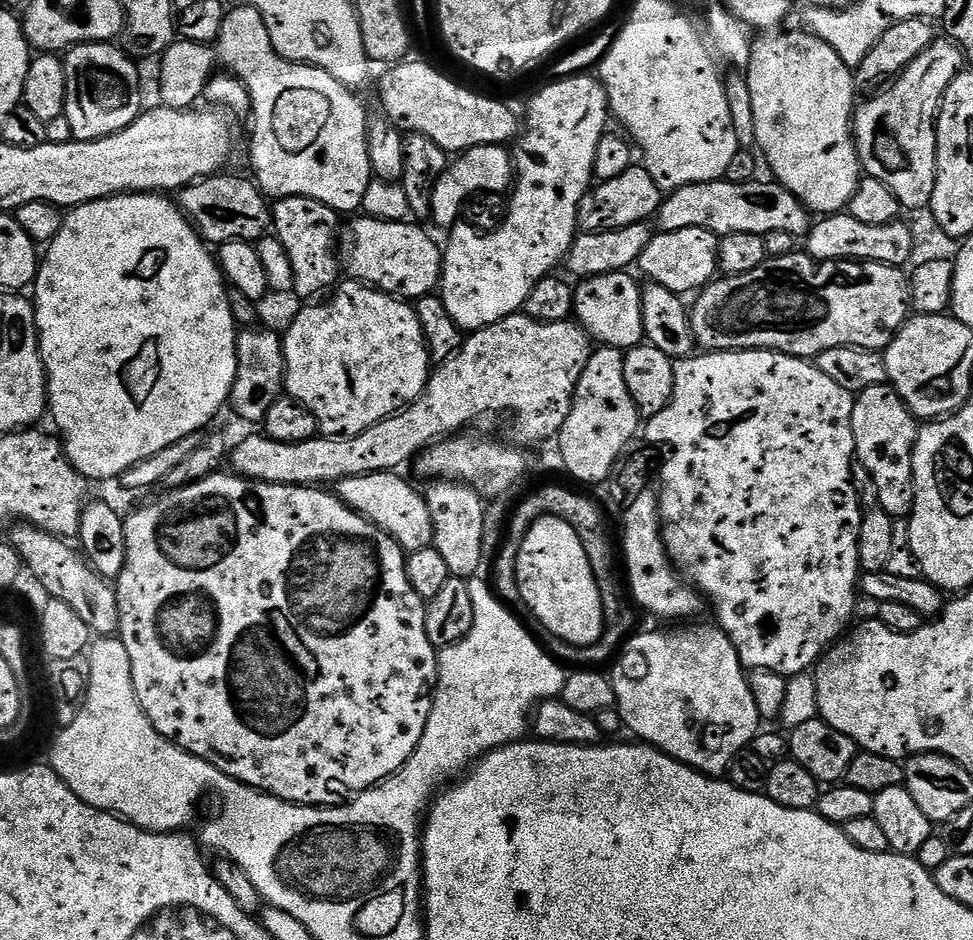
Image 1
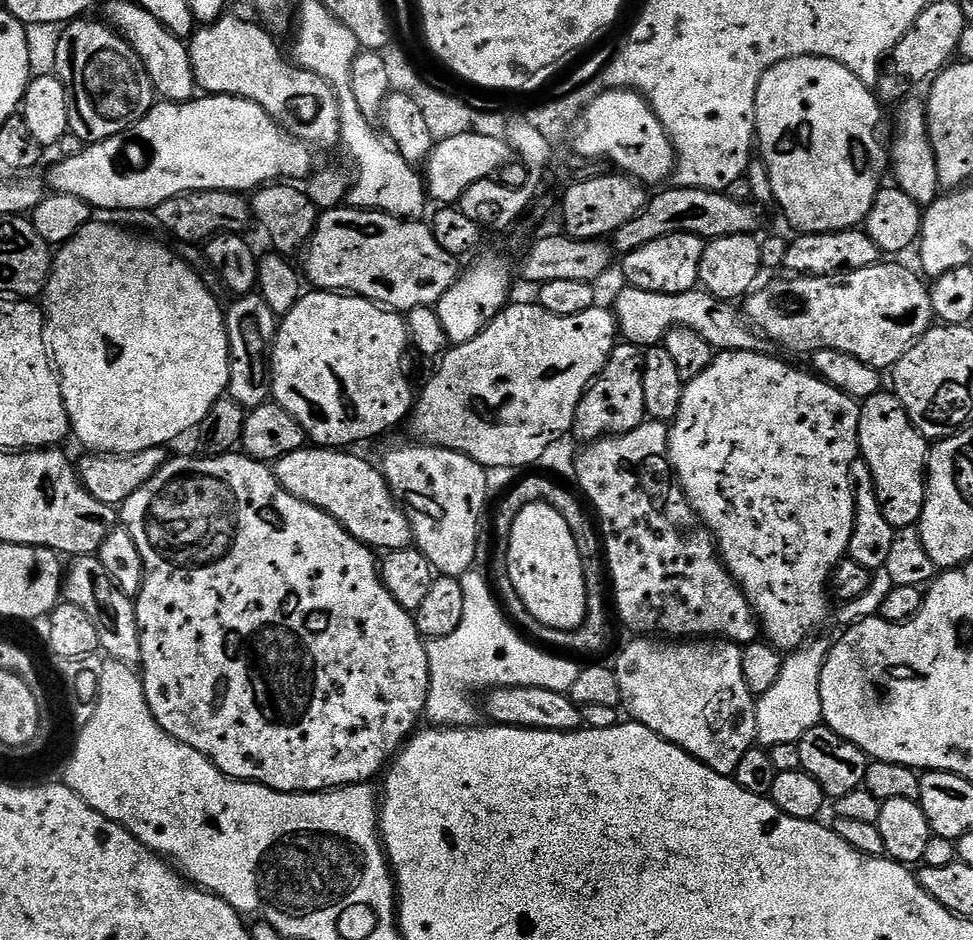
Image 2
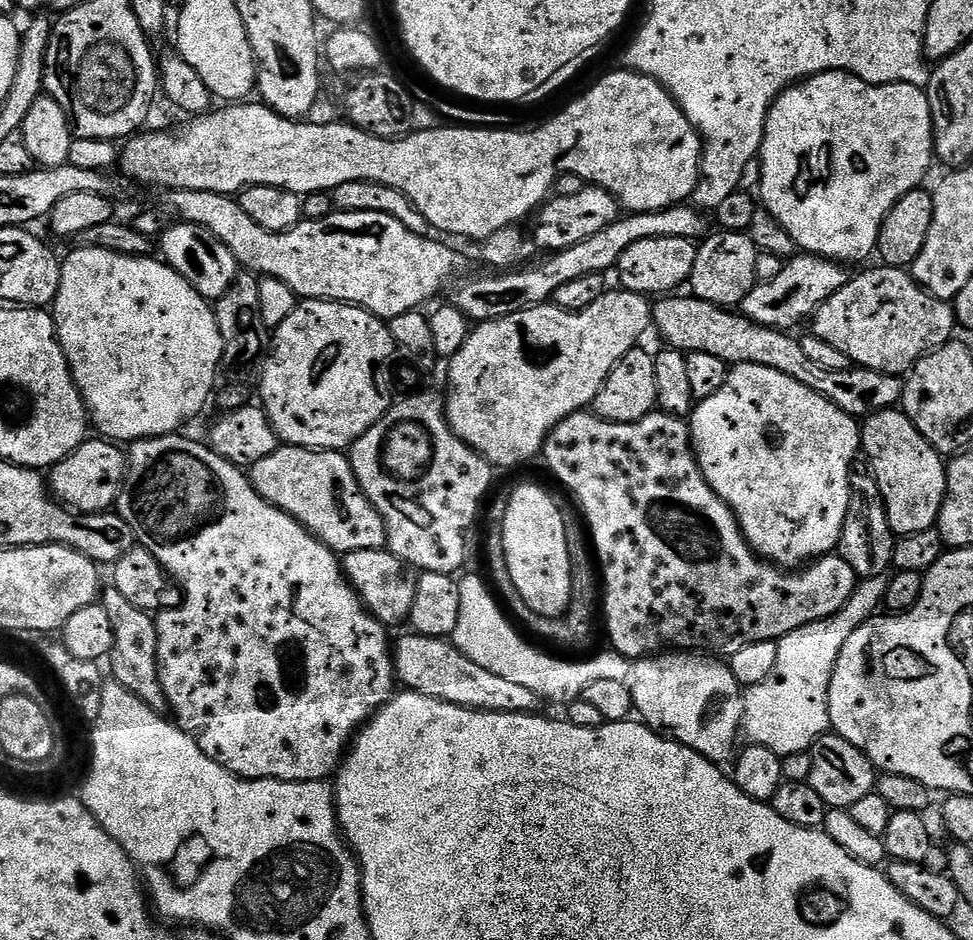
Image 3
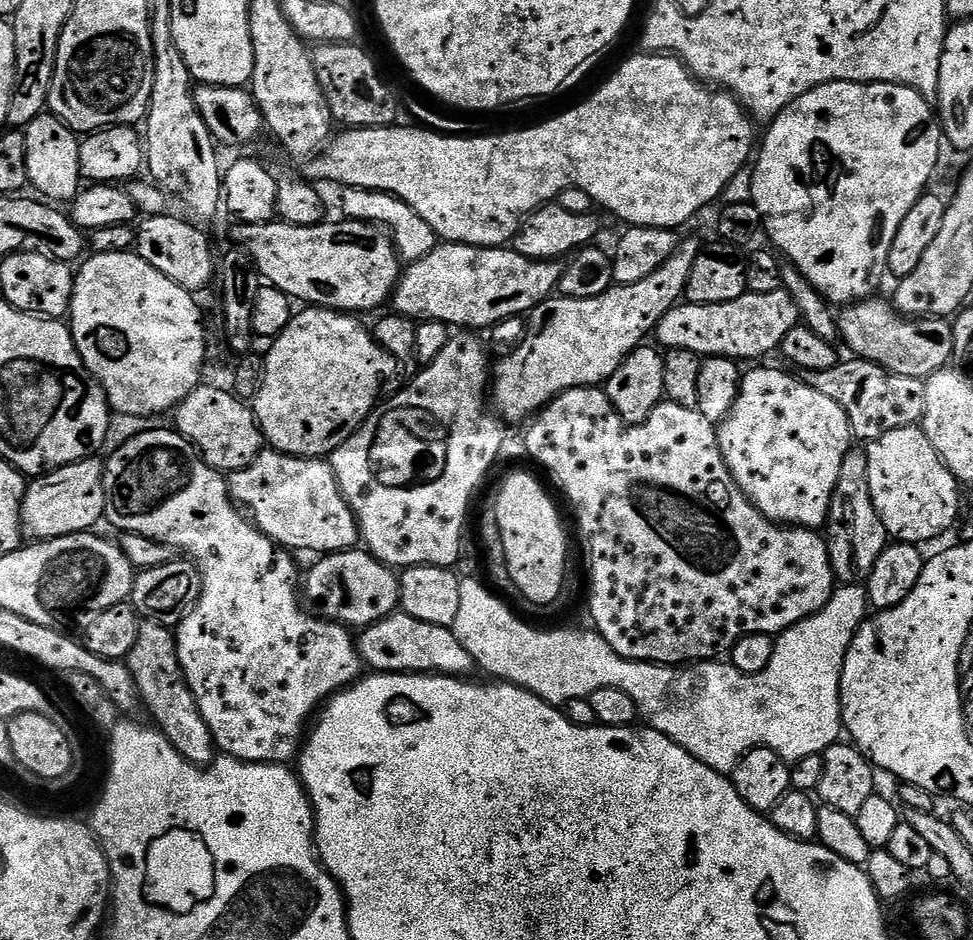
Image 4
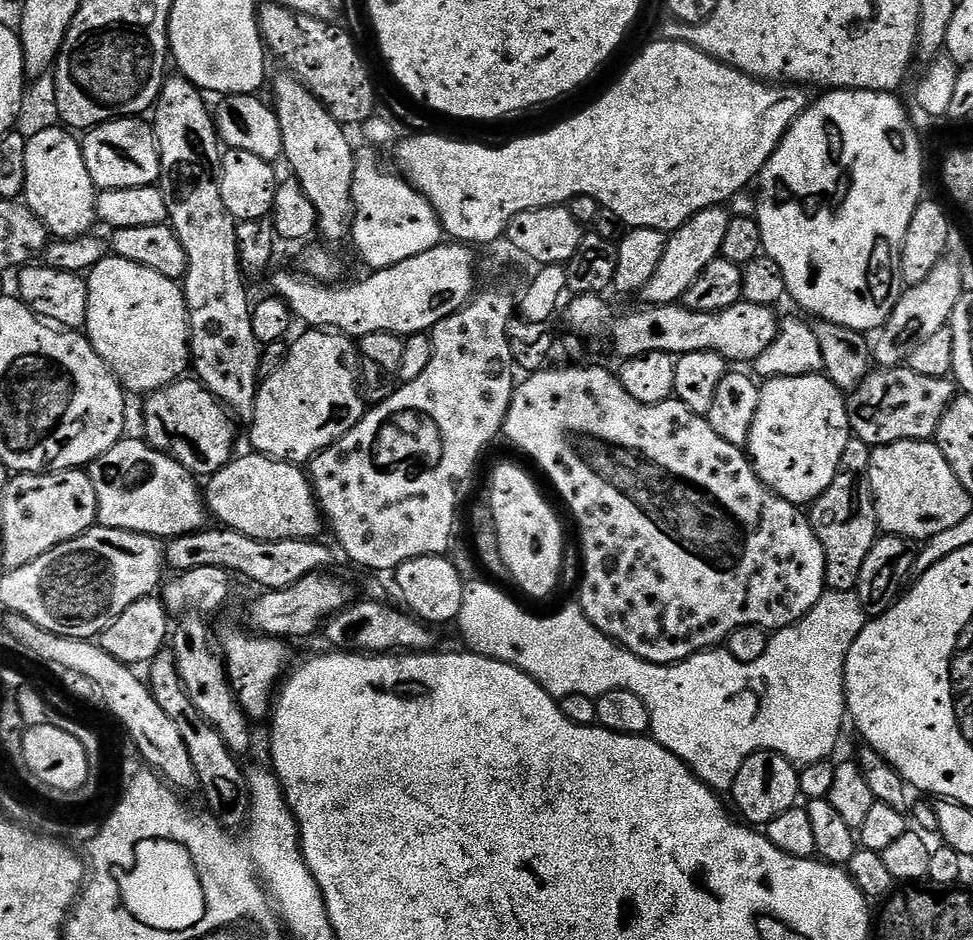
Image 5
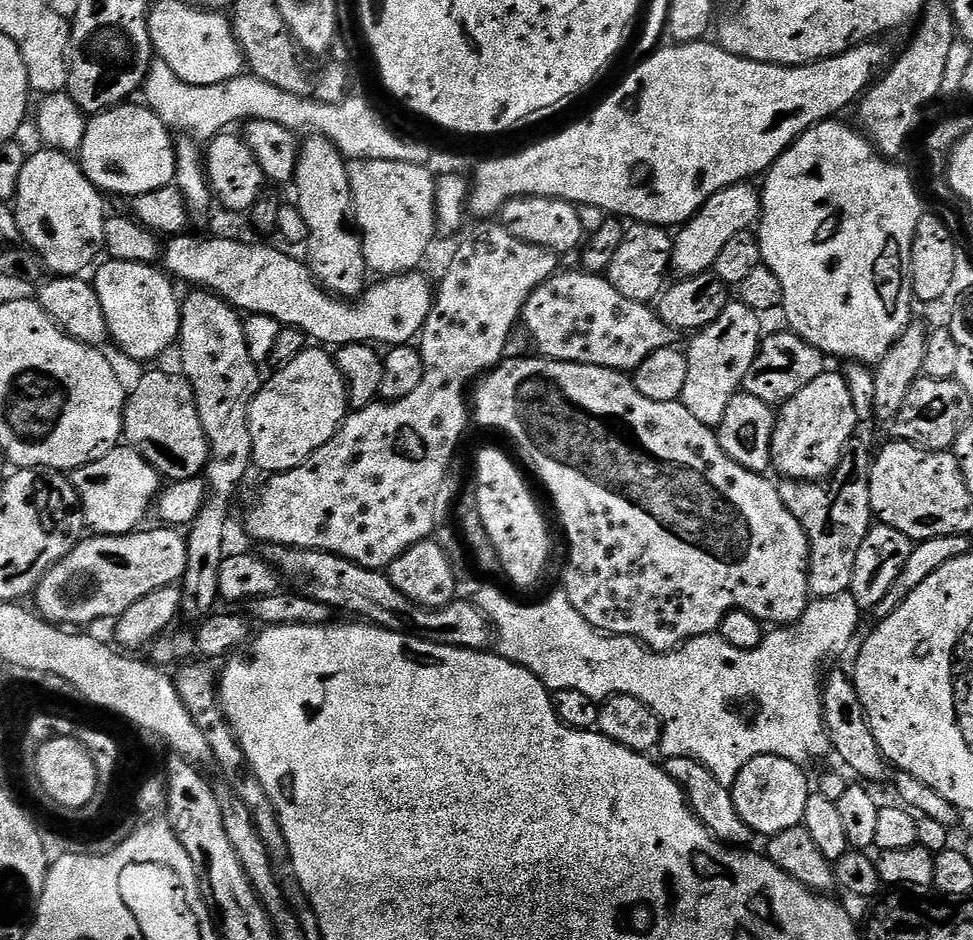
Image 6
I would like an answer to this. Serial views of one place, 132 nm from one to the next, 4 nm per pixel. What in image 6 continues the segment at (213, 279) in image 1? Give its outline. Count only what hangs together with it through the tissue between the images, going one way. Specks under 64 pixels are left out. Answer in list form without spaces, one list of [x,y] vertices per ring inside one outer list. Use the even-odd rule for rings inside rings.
[[[111,258],[105,261],[104,265],[101,263],[95,269],[97,272],[94,287],[98,294],[98,302],[102,302],[102,314],[106,314],[106,326],[111,343],[116,343],[132,360],[158,359],[171,344],[173,347],[180,338],[181,301],[178,296],[176,300],[176,292],[172,289],[173,281],[159,267],[151,264],[122,262]]]

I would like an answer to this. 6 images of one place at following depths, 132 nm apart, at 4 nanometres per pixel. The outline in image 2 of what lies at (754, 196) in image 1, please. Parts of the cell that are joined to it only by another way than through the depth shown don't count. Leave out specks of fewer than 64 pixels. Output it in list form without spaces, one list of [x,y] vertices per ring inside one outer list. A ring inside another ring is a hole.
[[[665,187],[649,199],[648,205],[626,226],[622,226],[610,237],[610,244],[617,253],[627,254],[646,246],[646,242],[654,242],[663,236],[675,232],[685,232],[703,238],[705,241],[713,240],[719,236],[730,234],[756,234],[760,228],[761,209],[755,203],[734,202],[723,192],[710,190],[694,190],[693,188]]]

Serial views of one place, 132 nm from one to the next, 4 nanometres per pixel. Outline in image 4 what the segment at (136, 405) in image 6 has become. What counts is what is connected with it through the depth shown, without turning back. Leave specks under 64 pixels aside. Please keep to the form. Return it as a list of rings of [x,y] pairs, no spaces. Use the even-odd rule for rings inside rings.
[[[208,382],[187,396],[174,409],[175,427],[195,446],[201,458],[211,468],[231,474],[250,466],[265,451],[266,441],[260,432],[255,411],[227,387],[211,388]]]

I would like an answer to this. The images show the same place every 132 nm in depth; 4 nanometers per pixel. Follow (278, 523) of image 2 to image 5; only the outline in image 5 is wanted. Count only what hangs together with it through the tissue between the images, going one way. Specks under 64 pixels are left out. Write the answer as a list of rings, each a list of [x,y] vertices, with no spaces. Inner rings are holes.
[[[143,439],[120,440],[104,456],[100,456],[86,468],[96,495],[96,519],[105,528],[121,528],[131,532],[143,532],[145,536],[171,538],[198,532],[206,524],[206,505],[197,477],[187,472],[172,456],[151,448]],[[232,628],[225,636],[222,636],[222,655],[228,682],[232,685],[232,695],[236,697],[236,703],[240,705],[249,721],[256,722],[263,716],[265,719],[269,715],[274,704],[274,693],[277,691],[282,677],[289,671],[289,645],[285,641],[276,639],[275,636],[261,636],[244,632]]]

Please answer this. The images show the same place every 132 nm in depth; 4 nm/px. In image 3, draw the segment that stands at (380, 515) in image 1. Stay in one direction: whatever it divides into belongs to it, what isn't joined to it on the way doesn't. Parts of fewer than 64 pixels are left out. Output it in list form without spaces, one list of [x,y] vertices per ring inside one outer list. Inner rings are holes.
[[[280,446],[262,462],[251,465],[250,479],[263,500],[293,516],[337,554],[387,545],[384,519],[361,490],[352,461],[343,451]]]

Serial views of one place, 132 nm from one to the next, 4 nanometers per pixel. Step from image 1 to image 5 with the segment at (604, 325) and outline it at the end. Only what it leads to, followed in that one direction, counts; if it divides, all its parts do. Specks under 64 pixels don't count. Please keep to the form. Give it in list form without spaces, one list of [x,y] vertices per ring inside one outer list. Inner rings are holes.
[[[907,366],[877,367],[847,397],[848,426],[855,439],[869,446],[903,440],[932,440],[953,399],[954,384],[951,379],[923,376]]]

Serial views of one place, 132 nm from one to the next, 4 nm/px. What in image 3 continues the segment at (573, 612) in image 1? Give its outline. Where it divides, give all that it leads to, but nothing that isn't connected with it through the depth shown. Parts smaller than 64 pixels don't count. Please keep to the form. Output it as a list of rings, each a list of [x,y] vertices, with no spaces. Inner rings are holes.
[[[524,484],[521,488],[514,489],[508,504],[503,505],[503,510],[502,546],[508,577],[512,579],[518,594],[522,594],[530,610],[534,610],[539,616],[563,616],[572,607],[572,550],[565,513],[560,513],[551,494],[536,484]]]

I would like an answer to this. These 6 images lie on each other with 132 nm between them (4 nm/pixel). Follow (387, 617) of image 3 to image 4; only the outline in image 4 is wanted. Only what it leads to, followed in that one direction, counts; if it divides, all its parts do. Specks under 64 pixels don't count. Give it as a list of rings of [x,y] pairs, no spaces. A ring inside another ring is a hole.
[[[359,547],[347,548],[345,552],[329,552],[321,555],[320,560],[308,572],[308,577],[302,580],[302,596],[307,607],[315,615],[332,620],[336,624],[343,624],[349,630],[363,630],[374,622],[391,616],[400,608],[400,577],[388,565],[376,560],[367,550]]]

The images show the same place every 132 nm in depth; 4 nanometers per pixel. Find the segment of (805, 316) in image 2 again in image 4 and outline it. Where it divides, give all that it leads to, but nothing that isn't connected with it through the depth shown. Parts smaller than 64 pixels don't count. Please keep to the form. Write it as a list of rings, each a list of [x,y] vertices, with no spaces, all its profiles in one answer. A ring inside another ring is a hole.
[[[869,298],[847,305],[839,313],[840,335],[853,357],[871,360],[894,374],[906,374],[906,378],[927,380],[938,370],[949,367],[954,350],[952,324],[935,316],[909,318],[896,311],[891,303],[881,298]]]

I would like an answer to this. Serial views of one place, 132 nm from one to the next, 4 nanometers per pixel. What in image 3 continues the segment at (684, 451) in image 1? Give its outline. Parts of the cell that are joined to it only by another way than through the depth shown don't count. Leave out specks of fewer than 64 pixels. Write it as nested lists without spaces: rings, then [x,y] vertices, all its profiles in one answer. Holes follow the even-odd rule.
[[[737,364],[731,369],[722,382],[722,386],[710,398],[699,401],[692,409],[690,417],[690,439],[692,441],[692,451],[696,453],[696,461],[700,467],[700,473],[704,476],[704,481],[730,506],[730,510],[736,515],[736,520],[740,524],[742,534],[748,539],[749,546],[755,550],[757,556],[785,569],[796,570],[807,565],[813,560],[819,560],[837,551],[842,534],[842,526],[846,522],[846,510],[850,506],[850,494],[852,493],[852,482],[854,471],[852,463],[856,460],[856,452],[861,451],[860,429],[857,417],[846,414],[834,402],[827,400],[822,394],[810,390],[810,386],[802,386],[802,382],[794,382],[786,374],[778,370],[770,370],[766,366],[757,364]]]

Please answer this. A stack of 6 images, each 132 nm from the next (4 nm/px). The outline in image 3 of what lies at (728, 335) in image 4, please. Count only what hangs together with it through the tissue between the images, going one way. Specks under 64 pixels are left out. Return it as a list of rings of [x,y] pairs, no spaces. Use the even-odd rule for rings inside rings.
[[[796,254],[785,263],[777,276],[770,278],[770,282],[757,283],[756,288],[746,294],[738,308],[742,315],[762,326],[792,330],[795,324],[802,323],[804,319],[807,321],[820,305],[838,294],[838,290],[842,290],[849,279],[849,269],[843,263],[827,260],[824,256]]]

